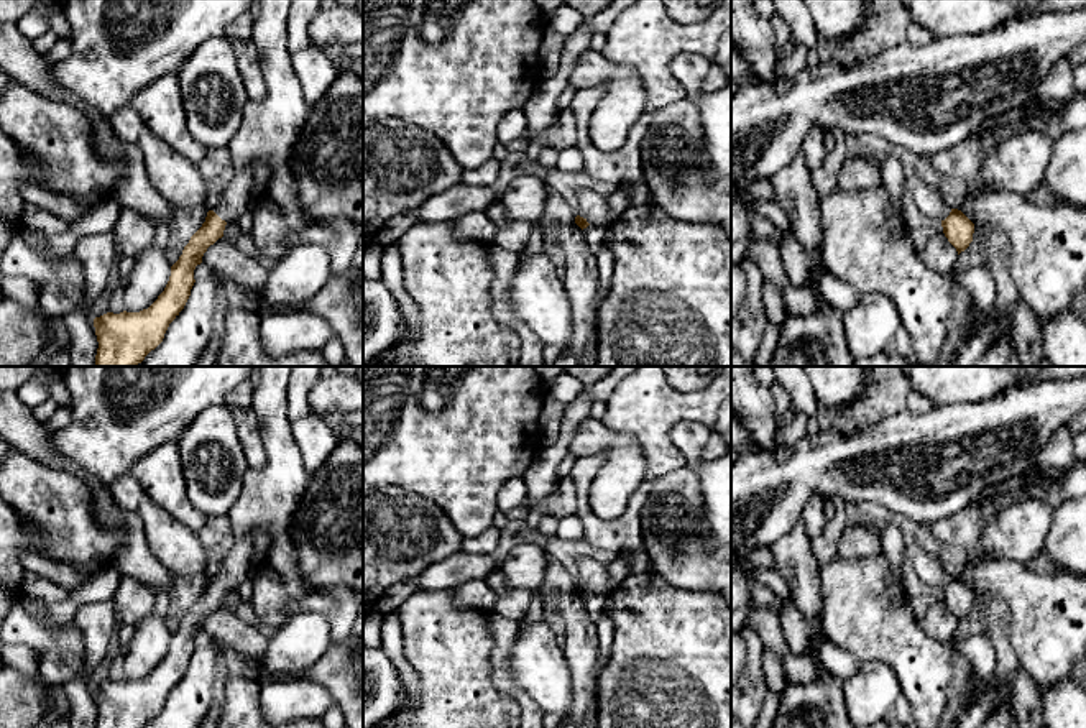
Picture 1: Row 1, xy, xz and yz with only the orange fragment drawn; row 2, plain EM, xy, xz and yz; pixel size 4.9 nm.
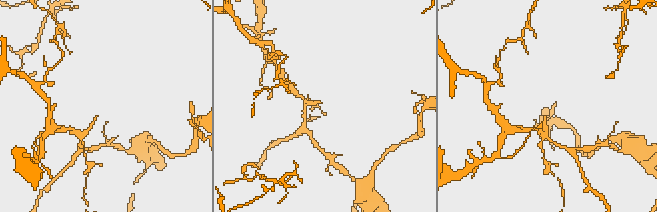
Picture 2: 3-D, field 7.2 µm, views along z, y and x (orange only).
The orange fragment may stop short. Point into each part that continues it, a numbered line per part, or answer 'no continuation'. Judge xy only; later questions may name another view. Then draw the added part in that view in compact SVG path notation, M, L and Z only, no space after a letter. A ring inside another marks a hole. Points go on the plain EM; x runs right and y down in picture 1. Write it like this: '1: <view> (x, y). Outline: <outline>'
1: xy (234, 569). Outline: M243 534L227 552L217 574L212 577L222 588L237 590L248 578L250 562L253 559L255 536Z

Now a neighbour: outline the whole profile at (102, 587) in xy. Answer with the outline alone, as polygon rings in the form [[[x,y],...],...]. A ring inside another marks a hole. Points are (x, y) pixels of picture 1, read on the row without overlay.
[[[107,565],[85,585],[69,592],[66,601],[44,603],[38,600],[38,606],[58,624],[71,624],[81,606],[112,600],[122,578],[123,575],[113,565]]]

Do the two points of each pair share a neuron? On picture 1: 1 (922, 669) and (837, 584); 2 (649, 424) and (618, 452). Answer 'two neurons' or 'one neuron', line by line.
1: one neuron
2: two neurons

